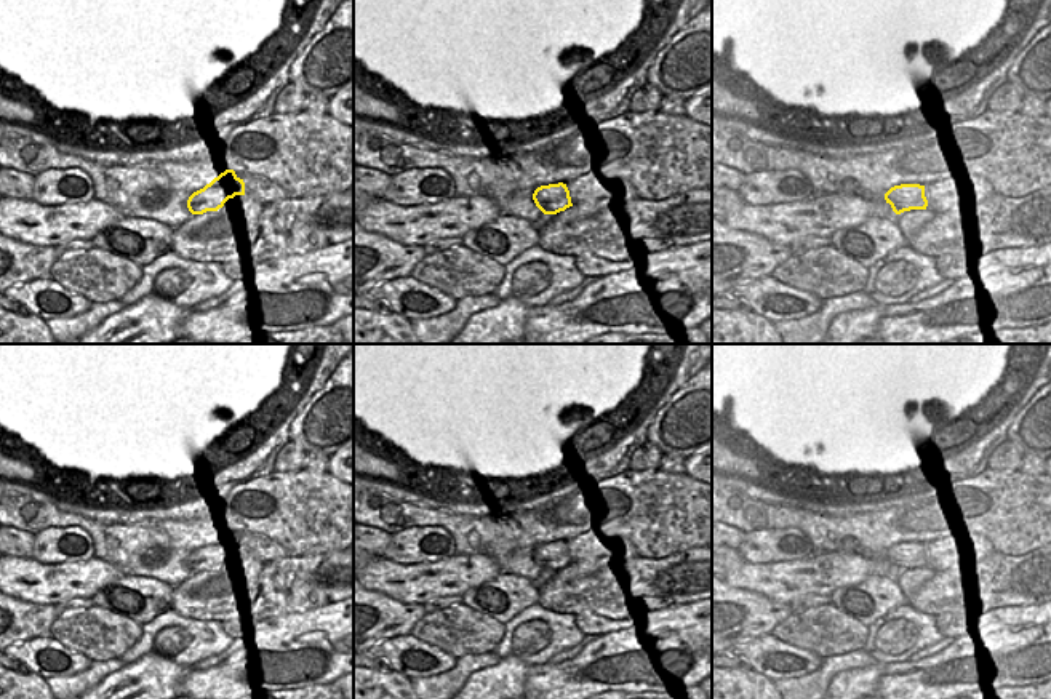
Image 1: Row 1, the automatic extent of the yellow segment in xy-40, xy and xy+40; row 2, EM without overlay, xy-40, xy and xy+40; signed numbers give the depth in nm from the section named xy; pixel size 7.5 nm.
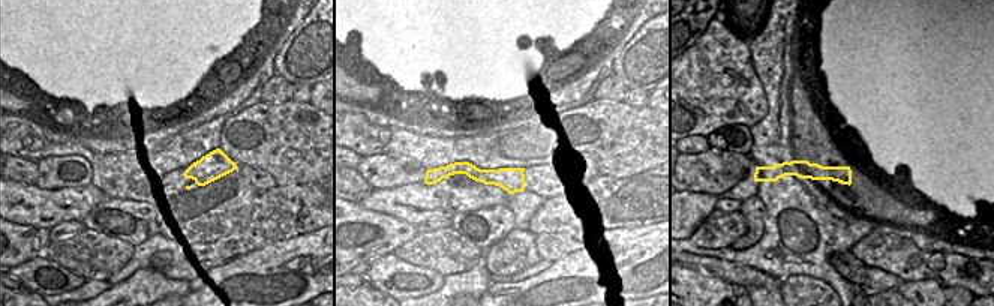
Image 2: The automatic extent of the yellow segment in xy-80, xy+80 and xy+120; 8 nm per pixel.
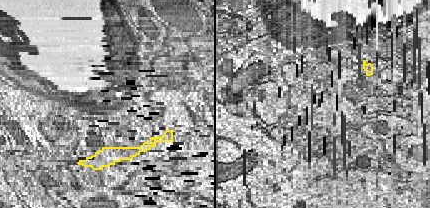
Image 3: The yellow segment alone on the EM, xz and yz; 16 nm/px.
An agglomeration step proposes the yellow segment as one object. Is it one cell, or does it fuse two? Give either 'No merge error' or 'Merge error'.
Merge error.

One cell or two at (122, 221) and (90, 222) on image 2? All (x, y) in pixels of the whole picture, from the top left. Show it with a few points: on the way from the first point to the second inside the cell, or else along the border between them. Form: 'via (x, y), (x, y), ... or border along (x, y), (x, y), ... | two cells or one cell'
via (114, 221), (101, 221), (98, 224) | one cell

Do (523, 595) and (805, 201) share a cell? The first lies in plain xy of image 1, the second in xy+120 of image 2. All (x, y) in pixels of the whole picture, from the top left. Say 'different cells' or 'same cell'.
different cells

